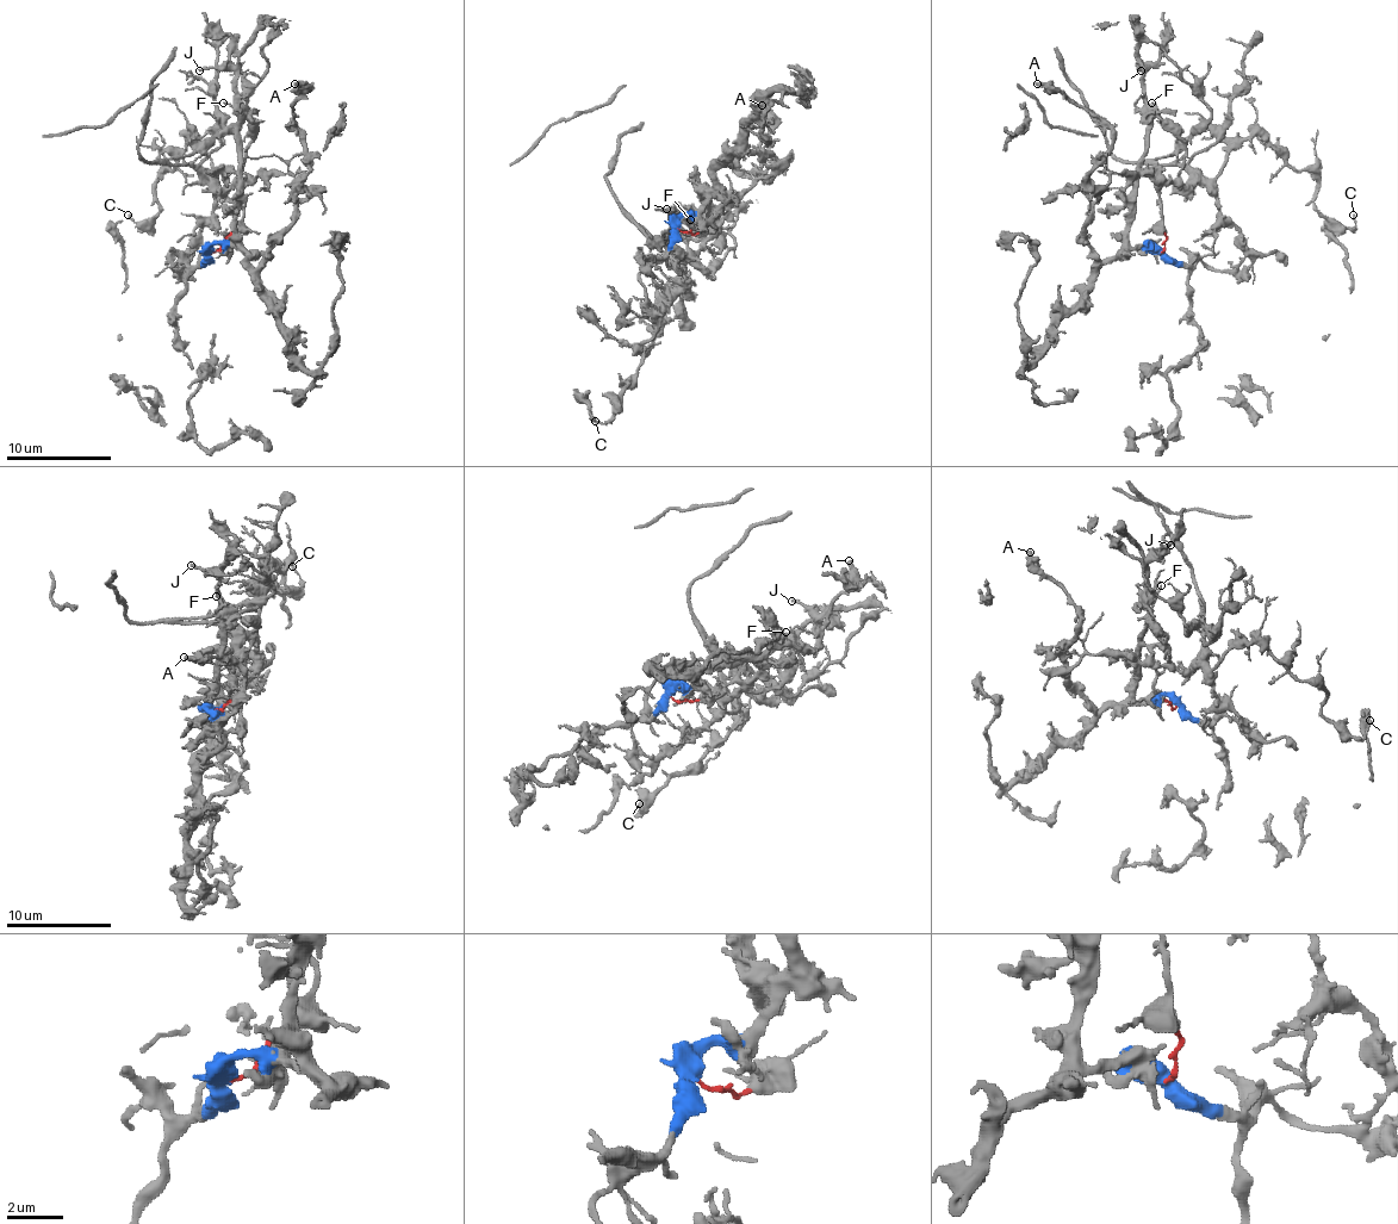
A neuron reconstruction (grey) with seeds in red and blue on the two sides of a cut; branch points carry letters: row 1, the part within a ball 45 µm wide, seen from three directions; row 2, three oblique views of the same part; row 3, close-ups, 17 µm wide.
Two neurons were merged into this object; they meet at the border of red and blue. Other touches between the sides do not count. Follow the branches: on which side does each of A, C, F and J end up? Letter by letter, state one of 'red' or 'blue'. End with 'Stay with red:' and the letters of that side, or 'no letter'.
A: blue
C: red
F: blue
J: blue
Stay with red: C

